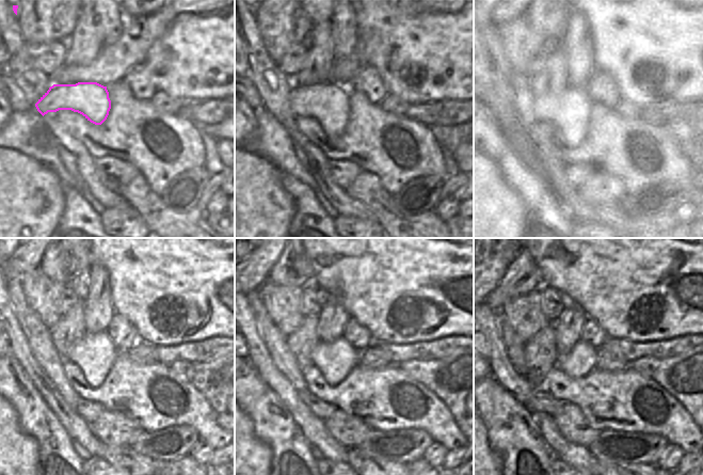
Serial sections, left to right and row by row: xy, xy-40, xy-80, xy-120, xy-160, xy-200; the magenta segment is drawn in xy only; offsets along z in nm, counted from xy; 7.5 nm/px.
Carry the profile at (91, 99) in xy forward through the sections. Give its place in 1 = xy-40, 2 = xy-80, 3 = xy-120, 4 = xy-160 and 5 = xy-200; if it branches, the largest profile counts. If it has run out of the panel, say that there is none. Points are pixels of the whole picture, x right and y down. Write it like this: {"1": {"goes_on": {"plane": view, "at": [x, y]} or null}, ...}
{"1": {"goes_on": {"plane": "xy-40", "at": [329, 104]}}, "2": {"goes_on": {"plane": "xy-80", "at": [570, 110]}}, "3": {"goes_on": {"plane": "xy-120", "at": [95, 353]}}, "4": {"goes_on": {"plane": "xy-160", "at": [335, 360]}}, "5": {"goes_on": {"plane": "xy-200", "at": [580, 361]}}}

